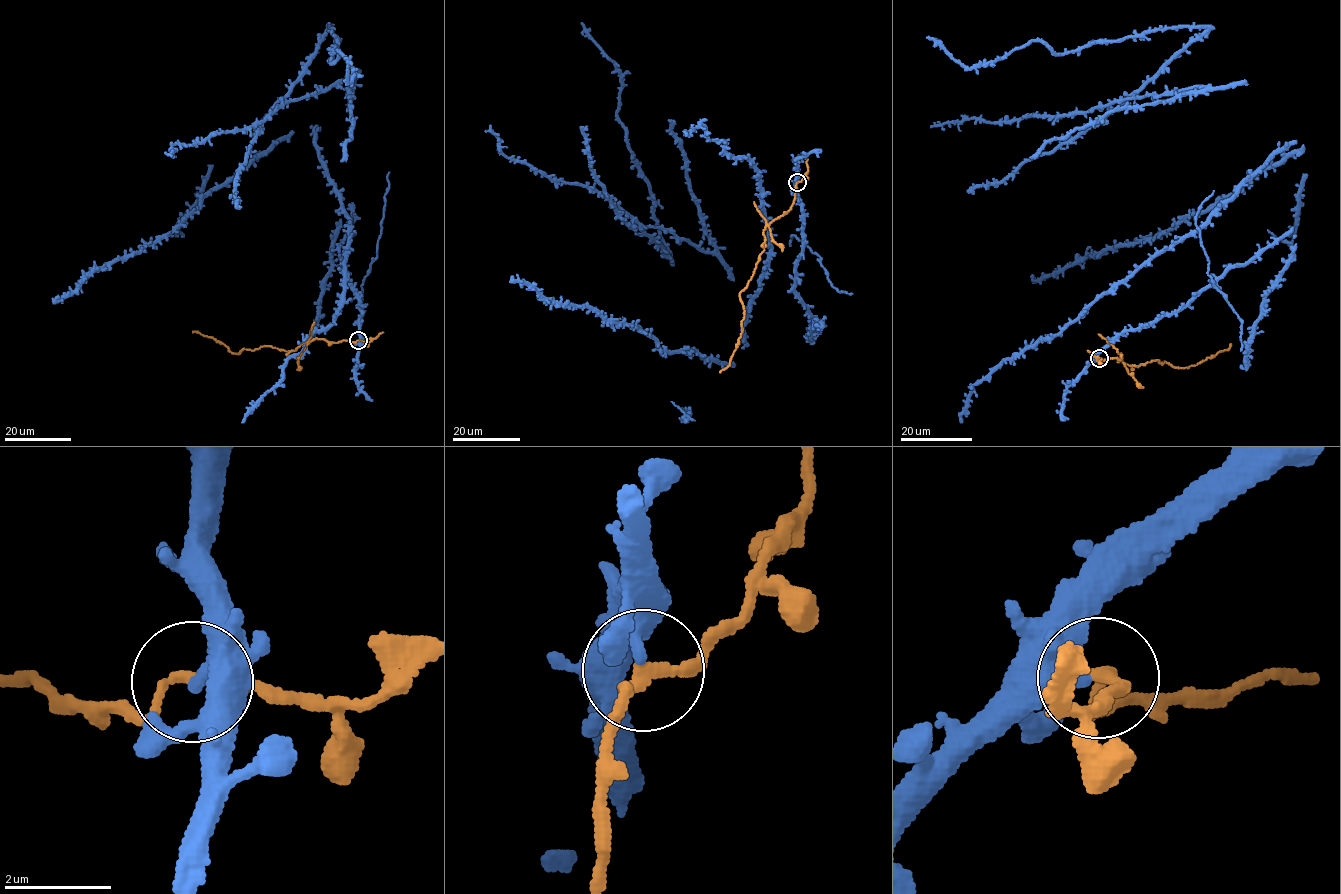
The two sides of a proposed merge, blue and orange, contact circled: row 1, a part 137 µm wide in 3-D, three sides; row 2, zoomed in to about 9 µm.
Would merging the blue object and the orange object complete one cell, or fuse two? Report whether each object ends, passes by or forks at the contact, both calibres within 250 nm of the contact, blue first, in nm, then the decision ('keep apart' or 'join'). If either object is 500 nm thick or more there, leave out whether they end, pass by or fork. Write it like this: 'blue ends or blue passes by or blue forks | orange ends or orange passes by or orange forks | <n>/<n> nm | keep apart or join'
blue ends | orange passes by | 240/180 nm | keep apart

